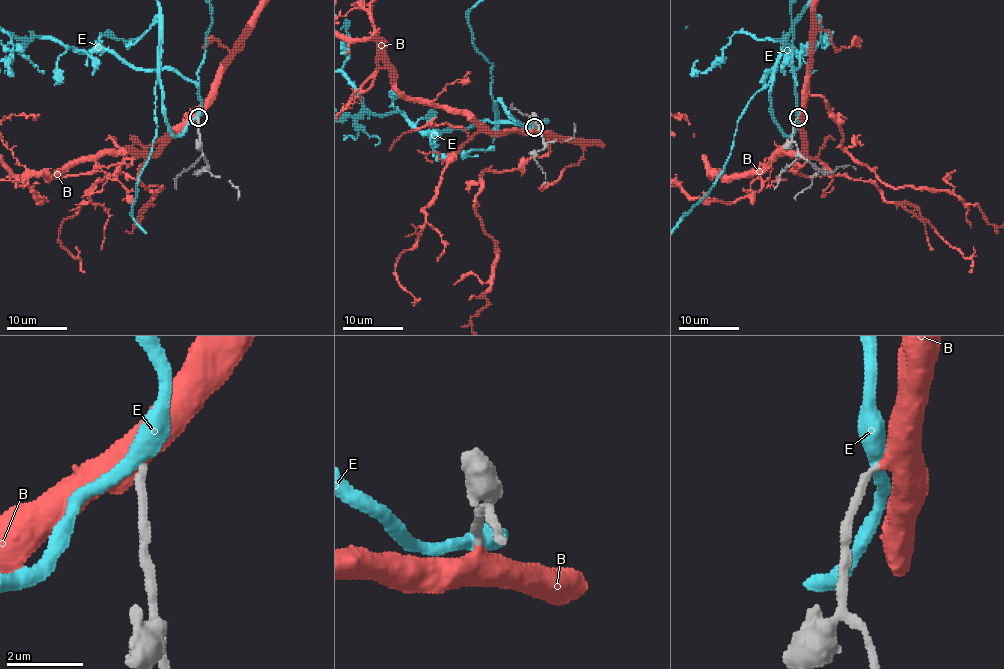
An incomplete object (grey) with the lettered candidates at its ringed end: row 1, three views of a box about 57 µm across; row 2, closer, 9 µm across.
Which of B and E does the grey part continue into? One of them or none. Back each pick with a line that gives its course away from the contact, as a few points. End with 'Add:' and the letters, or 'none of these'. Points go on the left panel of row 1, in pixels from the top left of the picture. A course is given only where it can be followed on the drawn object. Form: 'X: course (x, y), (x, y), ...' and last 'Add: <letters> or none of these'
Add: B

